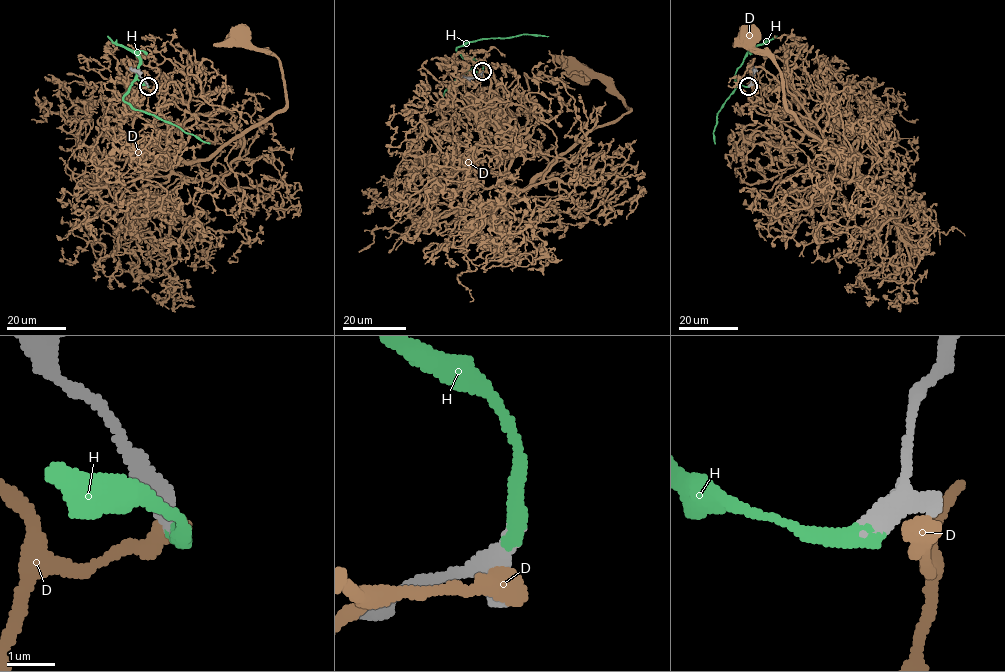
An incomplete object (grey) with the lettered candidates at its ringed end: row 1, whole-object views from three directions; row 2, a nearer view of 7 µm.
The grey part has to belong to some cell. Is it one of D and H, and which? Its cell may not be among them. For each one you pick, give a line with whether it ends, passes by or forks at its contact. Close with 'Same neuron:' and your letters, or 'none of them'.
H: it ends
Same neuron: H

